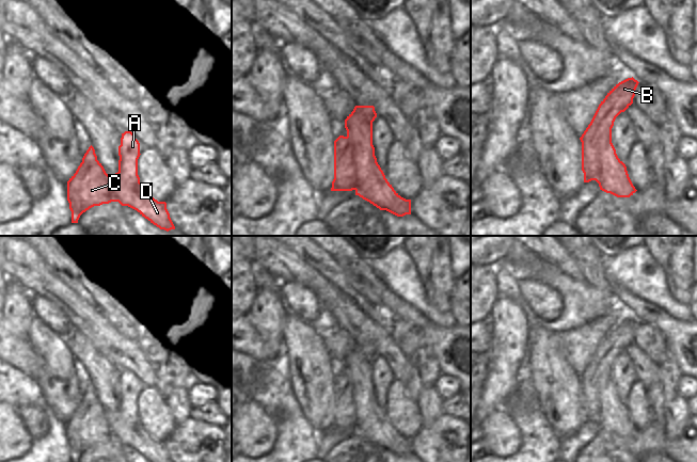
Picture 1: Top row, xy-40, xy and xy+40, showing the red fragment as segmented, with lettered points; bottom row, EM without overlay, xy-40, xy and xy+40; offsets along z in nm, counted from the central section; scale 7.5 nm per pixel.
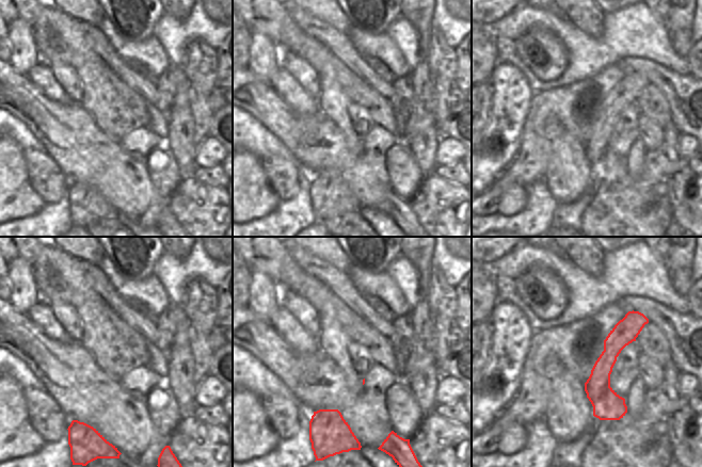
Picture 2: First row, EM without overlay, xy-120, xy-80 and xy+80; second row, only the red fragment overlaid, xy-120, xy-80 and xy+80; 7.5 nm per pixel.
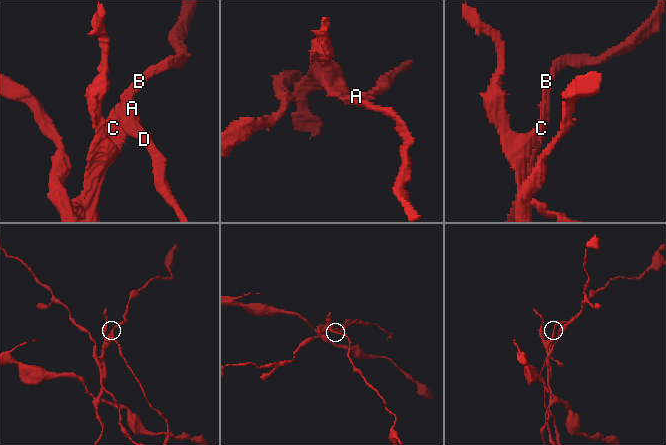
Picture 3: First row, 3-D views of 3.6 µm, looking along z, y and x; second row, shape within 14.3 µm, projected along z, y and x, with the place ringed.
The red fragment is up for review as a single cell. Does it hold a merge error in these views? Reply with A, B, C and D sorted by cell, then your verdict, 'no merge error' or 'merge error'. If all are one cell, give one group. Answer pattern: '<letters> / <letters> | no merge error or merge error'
A B C / D | merge error

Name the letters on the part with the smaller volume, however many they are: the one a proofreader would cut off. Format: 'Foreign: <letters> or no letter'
Foreign: D

